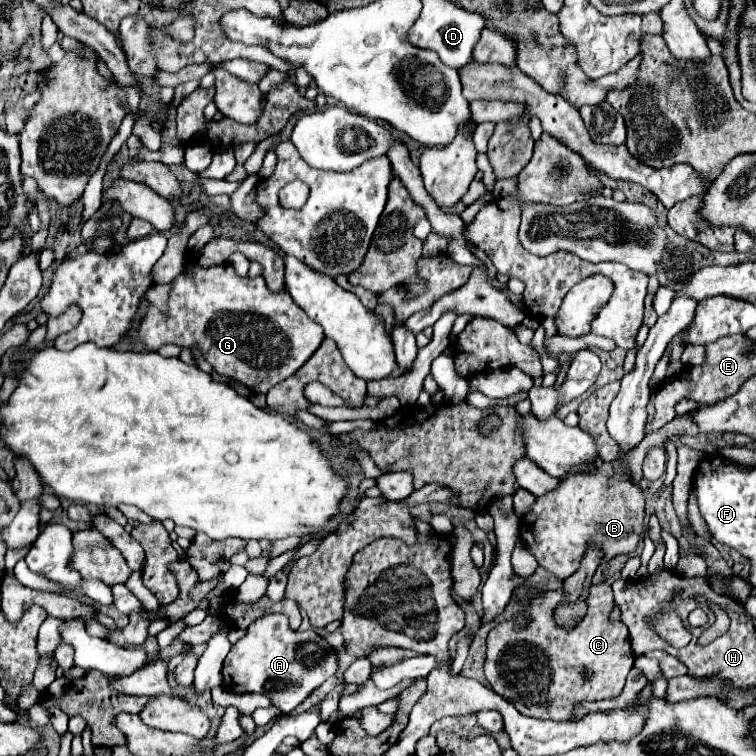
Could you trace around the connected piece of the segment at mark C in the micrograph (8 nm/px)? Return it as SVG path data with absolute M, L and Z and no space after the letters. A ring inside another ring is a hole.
M609 583L593 585L589 589L587 615L573 631L565 631L553 621L553 609L563 599L563 591L545 591L537 595L517 589L517 593L523 599L529 597L525 613L531 615L531 623L523 631L515 631L515 619L503 621L495 625L487 637L485 677L503 699L515 703L515 709L521 715L569 721L575 703L613 699L623 691L635 655L631 651L627 627L619 621L609 621L609 615L615 609Z

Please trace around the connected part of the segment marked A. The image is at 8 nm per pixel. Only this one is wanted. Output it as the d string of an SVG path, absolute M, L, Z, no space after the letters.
M269 613L249 625L247 635L239 639L223 663L223 689L231 693L263 693L283 713L297 709L309 693L313 693L325 679L335 675L337 655L329 643L313 629L293 631L287 617Z

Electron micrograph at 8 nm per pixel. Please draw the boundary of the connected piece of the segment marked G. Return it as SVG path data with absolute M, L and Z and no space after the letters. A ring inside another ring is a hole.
M193 261L173 281L169 315L149 305L139 325L139 339L151 351L167 343L197 345L219 375L247 385L253 393L267 393L319 349L325 333L299 309L287 289L273 293L263 277L239 277L229 263L203 269Z

